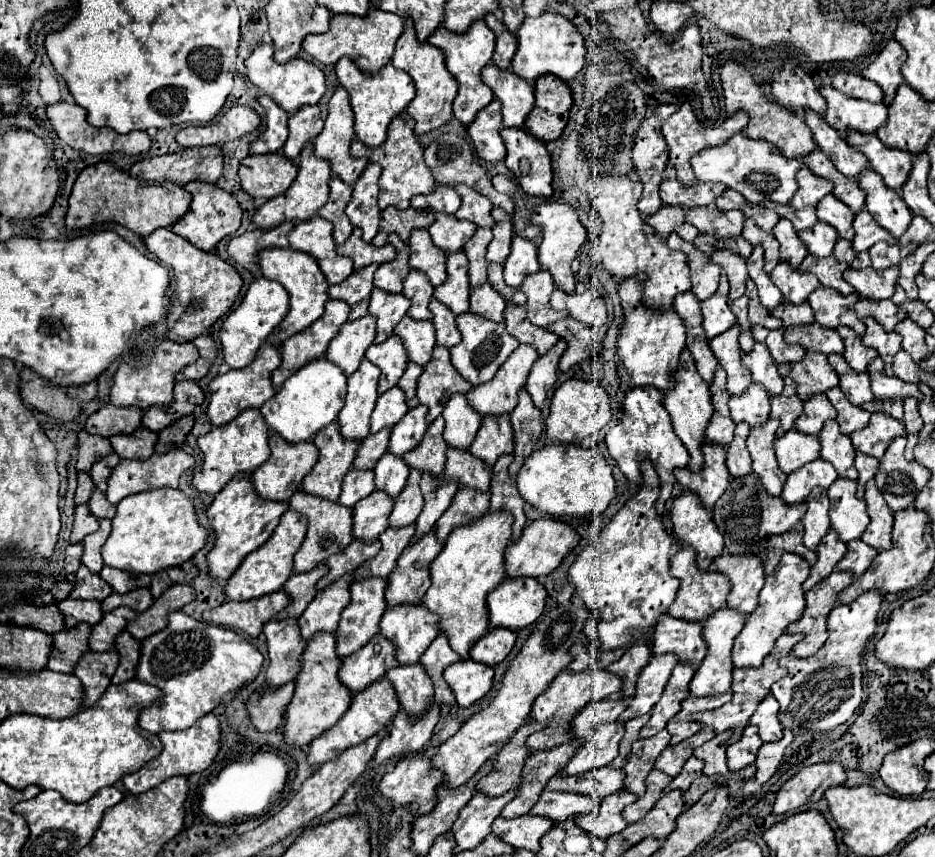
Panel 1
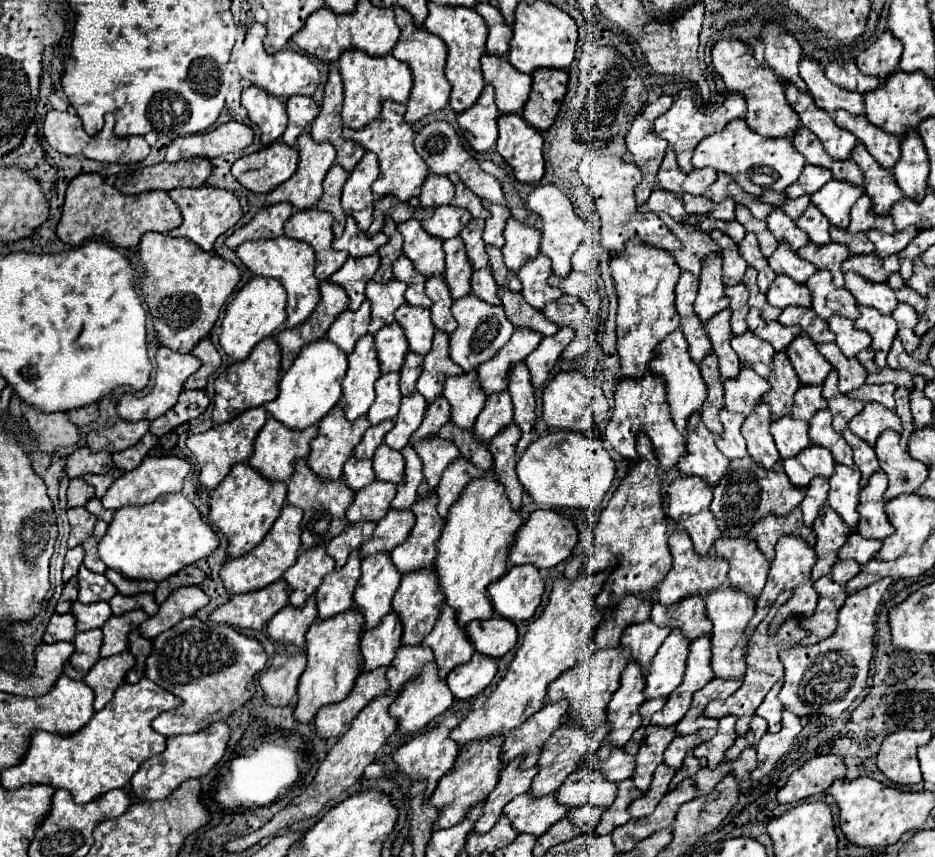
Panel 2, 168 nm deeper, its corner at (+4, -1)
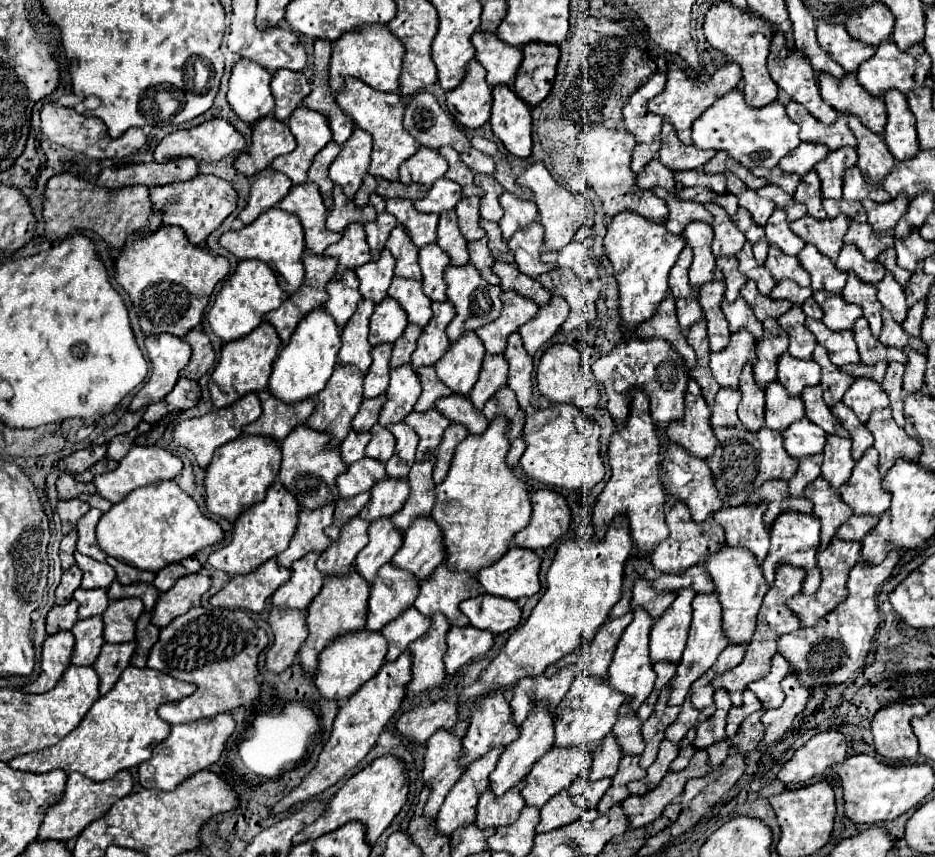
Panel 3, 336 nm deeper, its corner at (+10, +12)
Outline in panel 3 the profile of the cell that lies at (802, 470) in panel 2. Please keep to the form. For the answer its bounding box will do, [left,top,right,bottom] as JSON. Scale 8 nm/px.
[783,417,825,459]

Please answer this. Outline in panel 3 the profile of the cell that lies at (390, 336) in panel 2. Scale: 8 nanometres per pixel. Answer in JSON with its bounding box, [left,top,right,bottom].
[369,297,407,345]

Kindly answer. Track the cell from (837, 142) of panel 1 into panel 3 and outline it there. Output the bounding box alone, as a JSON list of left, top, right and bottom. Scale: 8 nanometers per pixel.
[767,33,837,125]

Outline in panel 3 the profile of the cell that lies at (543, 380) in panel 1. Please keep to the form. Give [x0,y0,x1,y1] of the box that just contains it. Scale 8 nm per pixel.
[519,295,569,355]

